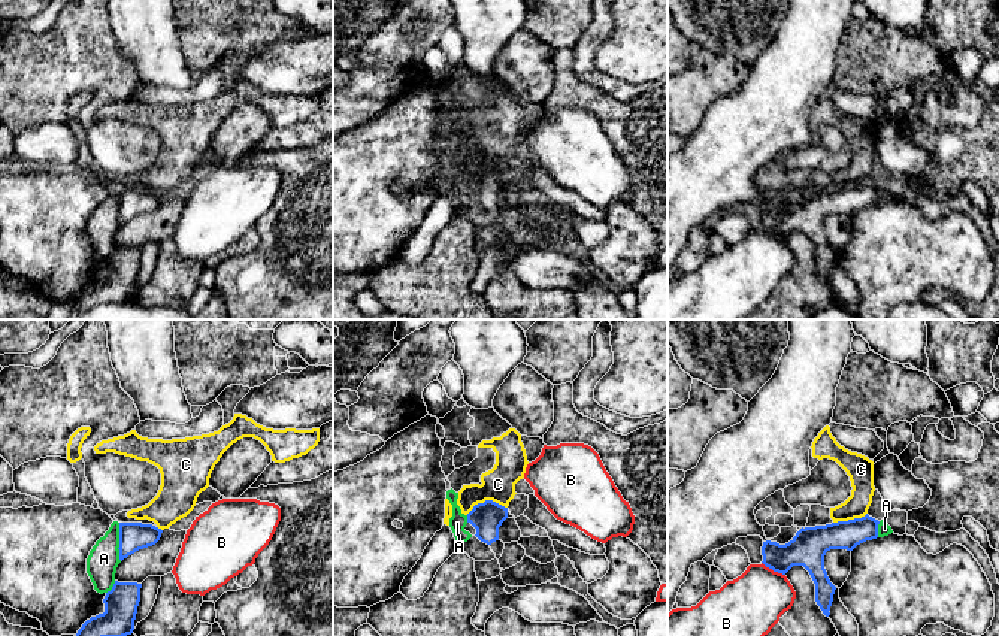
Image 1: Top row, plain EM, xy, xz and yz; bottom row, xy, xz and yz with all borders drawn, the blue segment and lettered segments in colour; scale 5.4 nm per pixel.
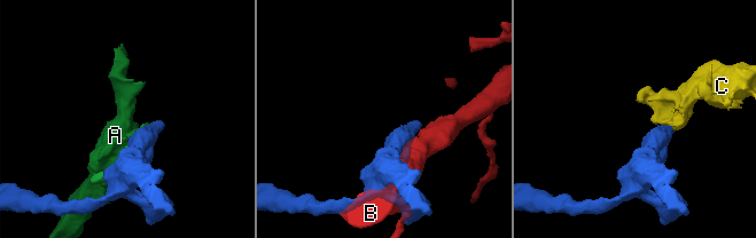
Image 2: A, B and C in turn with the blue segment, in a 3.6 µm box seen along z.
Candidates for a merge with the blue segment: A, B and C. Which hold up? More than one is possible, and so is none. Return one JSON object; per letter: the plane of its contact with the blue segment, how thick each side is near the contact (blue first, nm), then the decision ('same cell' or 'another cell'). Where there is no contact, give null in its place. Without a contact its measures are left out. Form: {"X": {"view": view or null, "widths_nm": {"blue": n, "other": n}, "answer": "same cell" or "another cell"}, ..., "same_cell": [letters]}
{"A": {"view": "xy", "widths_nm": {"blue": 160, "other": 170}, "answer": "another cell"}, "B": {"view": "yz", "widths_nm": {"blue": 190, "other": 320}, "answer": "another cell"}, "C": {"view": "xz", "widths_nm": {"blue": 170, "other": 180}, "answer": "another cell"}, "same_cell": []}

